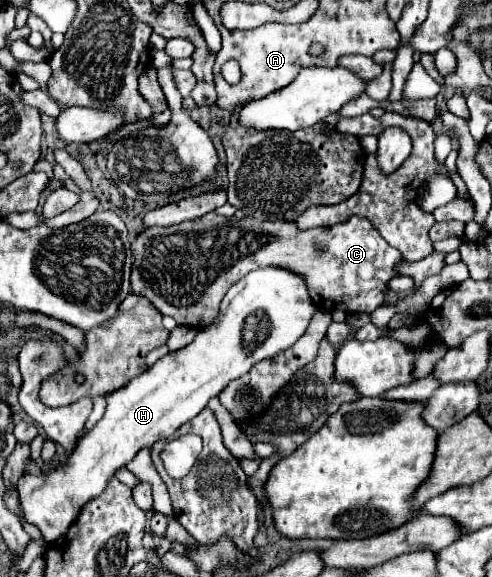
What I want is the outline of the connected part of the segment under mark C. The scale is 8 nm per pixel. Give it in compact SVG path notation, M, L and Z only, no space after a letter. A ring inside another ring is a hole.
M209 212L197 220L173 224L169 228L147 228L133 238L131 250L135 264L131 270L131 292L145 296L161 314L173 316L179 326L201 328L207 326L219 314L219 302L225 292L251 270L265 266L289 268L307 280L309 294L317 308L343 310L345 314L371 314L379 306L385 306L385 290L391 278L397 278L397 264L401 252L389 246L373 224L365 218L349 218L349 222L331 228L297 230L295 222L263 222L257 218L227 218Z

